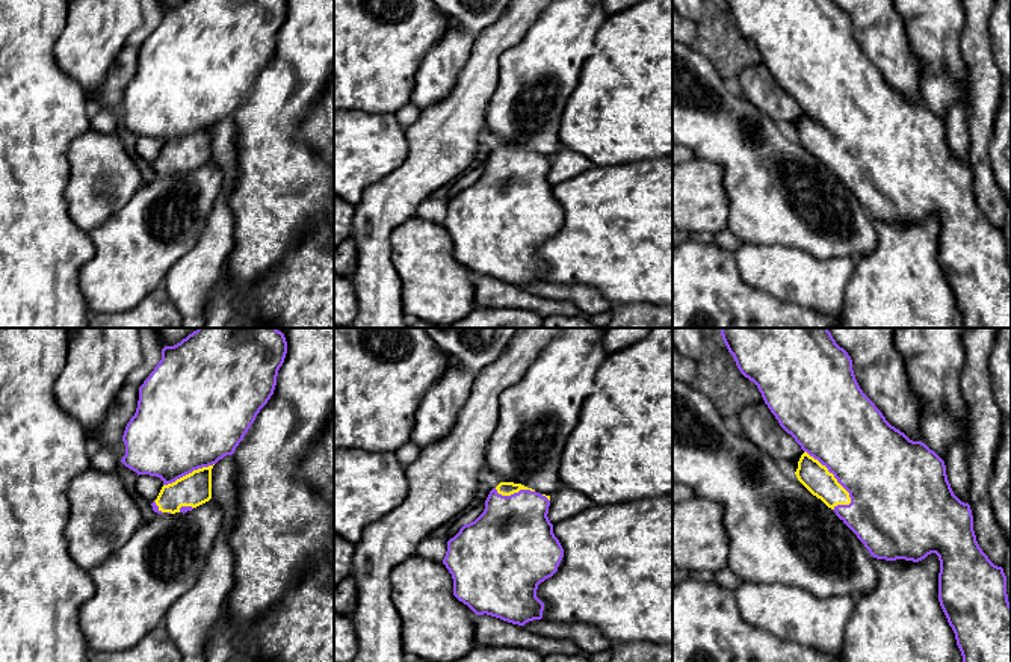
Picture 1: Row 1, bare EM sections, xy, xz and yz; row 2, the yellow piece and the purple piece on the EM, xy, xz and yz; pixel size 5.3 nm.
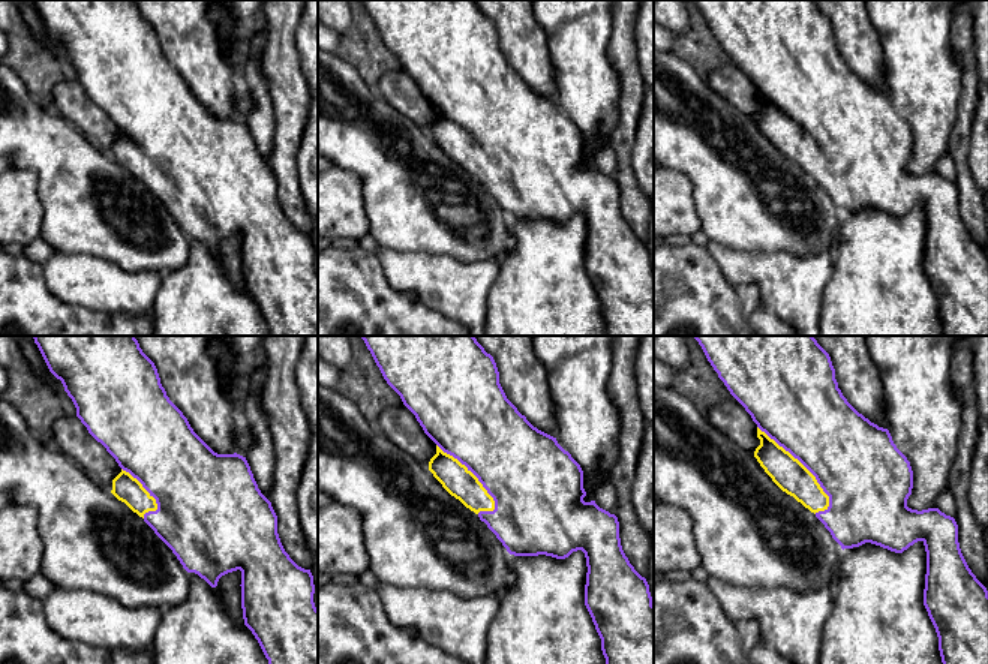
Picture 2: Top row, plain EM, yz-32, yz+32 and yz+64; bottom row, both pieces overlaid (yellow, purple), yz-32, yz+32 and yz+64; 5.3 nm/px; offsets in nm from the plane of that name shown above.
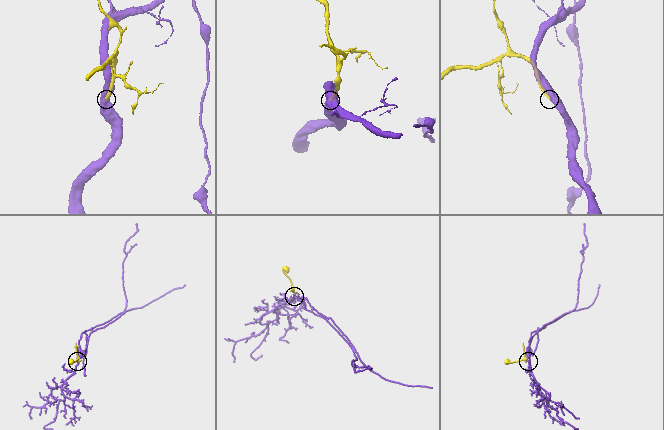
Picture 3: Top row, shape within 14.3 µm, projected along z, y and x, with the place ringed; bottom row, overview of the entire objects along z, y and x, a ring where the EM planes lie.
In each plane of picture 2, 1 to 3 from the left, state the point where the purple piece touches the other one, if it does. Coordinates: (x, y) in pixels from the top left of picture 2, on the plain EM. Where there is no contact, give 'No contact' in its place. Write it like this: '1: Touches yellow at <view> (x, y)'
1: Touches yellow at yz-32 (144, 153)
2: Touches yellow at yz+32 (474, 140)
3: Touches yellow at yz+64 (802, 129)

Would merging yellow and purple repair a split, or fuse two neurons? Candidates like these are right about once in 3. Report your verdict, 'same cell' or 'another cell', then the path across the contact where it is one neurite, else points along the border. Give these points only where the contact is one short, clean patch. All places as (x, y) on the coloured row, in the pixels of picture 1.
same cell

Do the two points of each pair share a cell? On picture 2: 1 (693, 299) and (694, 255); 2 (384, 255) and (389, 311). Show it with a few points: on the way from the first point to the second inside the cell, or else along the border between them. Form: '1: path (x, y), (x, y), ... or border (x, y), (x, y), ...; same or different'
1: path (693, 288), (694, 266); same
2: border (375, 255), (387, 282), (404, 294); different

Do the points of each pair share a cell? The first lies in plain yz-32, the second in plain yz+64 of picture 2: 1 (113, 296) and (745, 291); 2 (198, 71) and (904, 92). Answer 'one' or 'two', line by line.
1: two
2: two

